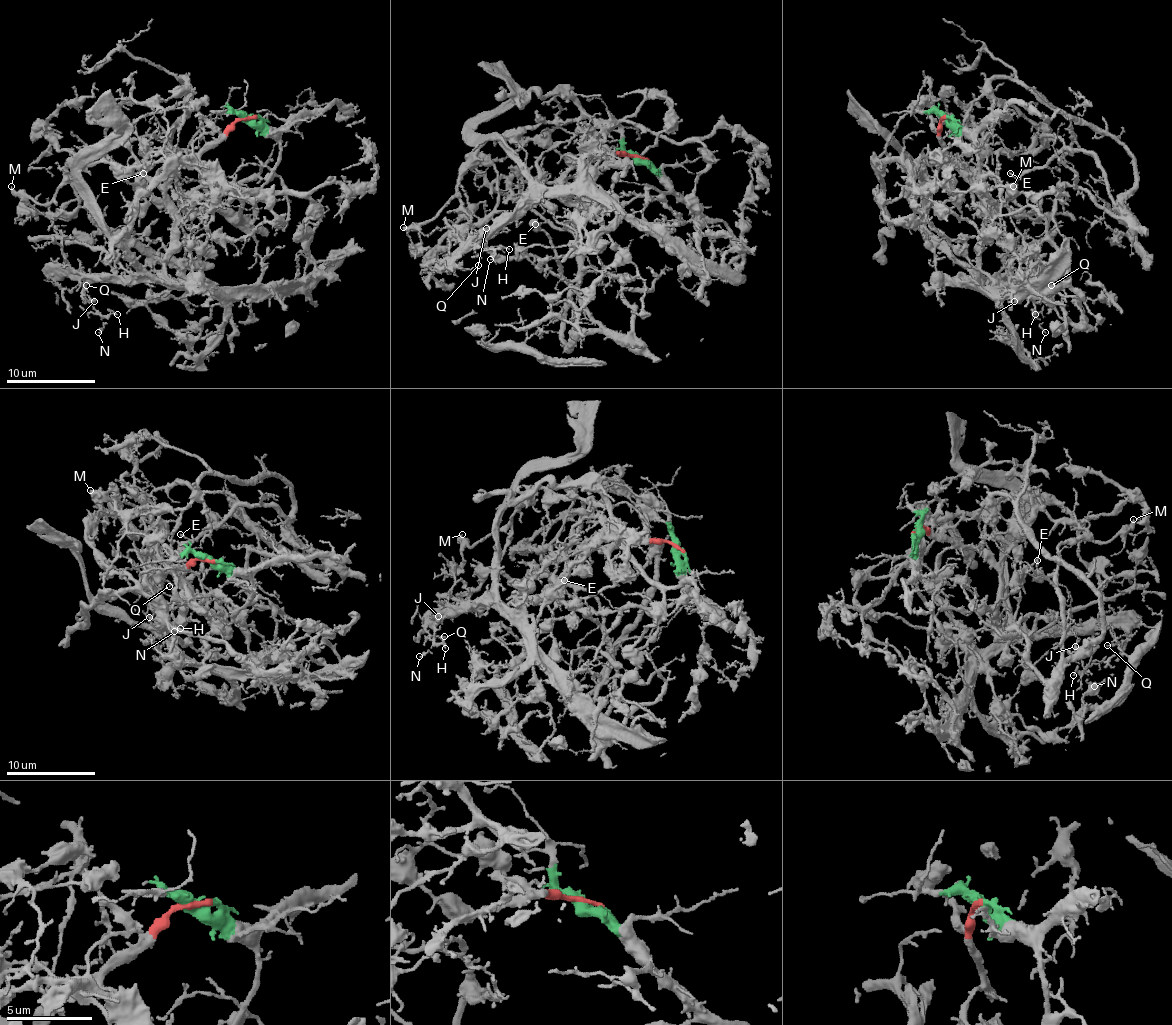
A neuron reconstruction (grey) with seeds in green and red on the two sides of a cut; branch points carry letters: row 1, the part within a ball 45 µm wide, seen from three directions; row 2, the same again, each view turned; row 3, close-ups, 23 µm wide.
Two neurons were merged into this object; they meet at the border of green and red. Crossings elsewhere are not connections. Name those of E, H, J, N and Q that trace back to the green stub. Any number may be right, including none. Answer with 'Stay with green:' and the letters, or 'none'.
Stay with green: E

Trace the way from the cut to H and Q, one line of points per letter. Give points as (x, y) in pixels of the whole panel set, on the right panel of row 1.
H: (944, 117), (940, 143), (951, 163), (976, 190), (985, 206), (980, 275), (1022, 279), (1027, 284), (1036, 315)
Q: (944, 117), (940, 143), (951, 163), (976, 190), (985, 206), (980, 275), (1047, 277), (1054, 288), (1051, 286)

